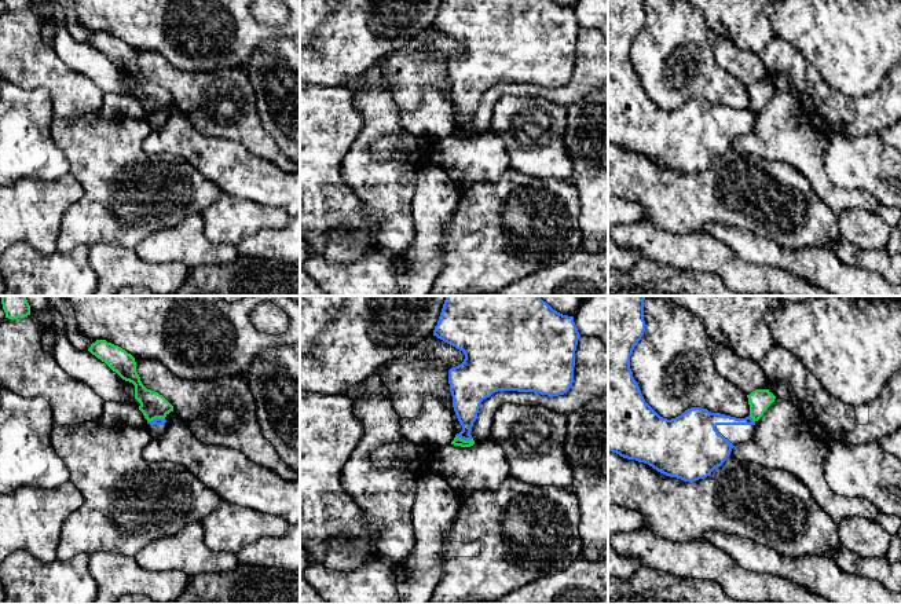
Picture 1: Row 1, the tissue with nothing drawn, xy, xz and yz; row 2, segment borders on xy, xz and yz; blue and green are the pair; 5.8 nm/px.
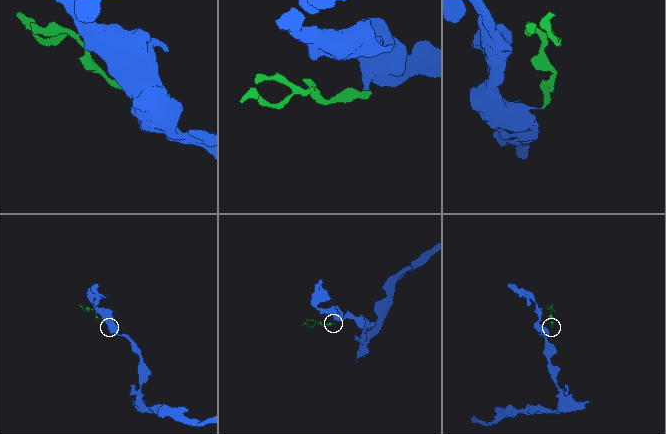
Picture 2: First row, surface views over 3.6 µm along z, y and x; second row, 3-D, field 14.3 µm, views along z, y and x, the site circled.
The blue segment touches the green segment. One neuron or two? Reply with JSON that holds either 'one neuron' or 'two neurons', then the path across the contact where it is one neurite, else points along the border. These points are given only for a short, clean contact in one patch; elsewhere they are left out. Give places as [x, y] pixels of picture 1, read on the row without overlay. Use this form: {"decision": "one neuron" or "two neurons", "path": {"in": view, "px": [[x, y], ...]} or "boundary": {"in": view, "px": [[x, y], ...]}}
{"decision": "two neurons", "boundary": {"in": "xz", "px": [[456, 127], [472, 131]]}}

